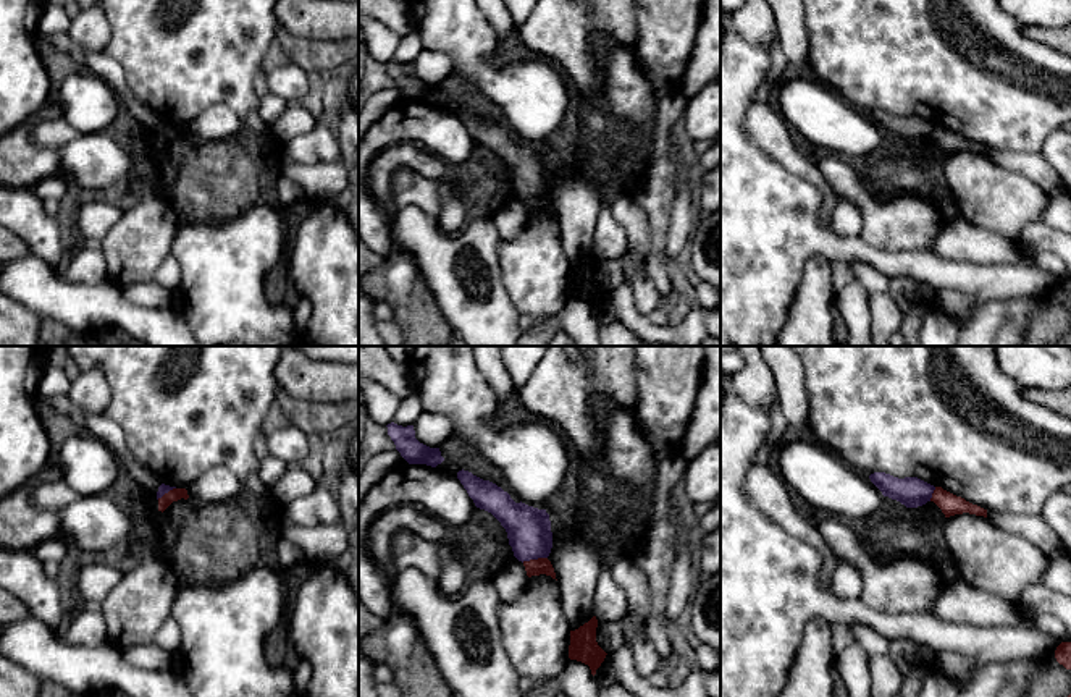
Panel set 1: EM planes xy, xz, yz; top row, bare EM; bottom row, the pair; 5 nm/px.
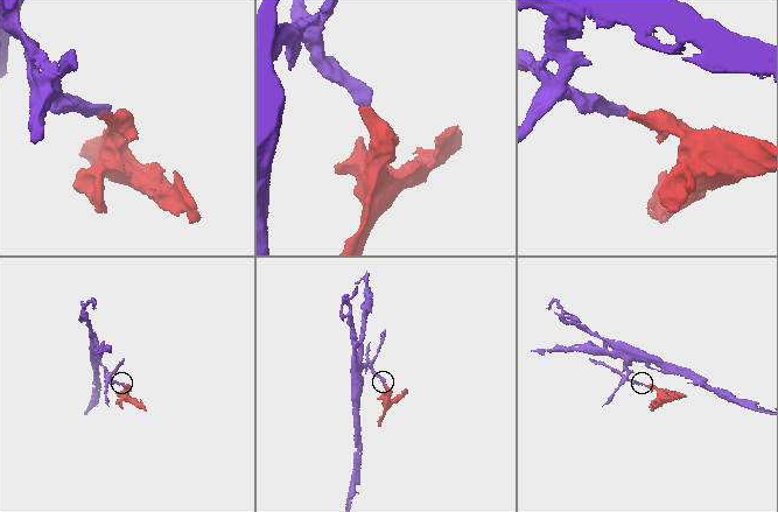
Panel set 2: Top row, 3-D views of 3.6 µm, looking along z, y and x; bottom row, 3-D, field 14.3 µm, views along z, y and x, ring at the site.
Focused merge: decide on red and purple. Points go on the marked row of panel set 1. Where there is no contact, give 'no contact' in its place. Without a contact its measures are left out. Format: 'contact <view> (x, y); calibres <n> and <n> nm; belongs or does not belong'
contact xz (533, 560); calibres 80 and 220 nm; belongs

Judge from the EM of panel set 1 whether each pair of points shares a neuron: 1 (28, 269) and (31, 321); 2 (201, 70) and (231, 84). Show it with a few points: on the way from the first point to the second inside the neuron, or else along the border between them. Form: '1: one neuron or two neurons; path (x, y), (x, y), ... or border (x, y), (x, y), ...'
1: two neurons; border (16, 299), (42, 319)
2: one neuron; path (209, 70), (217, 70), (223, 76)

